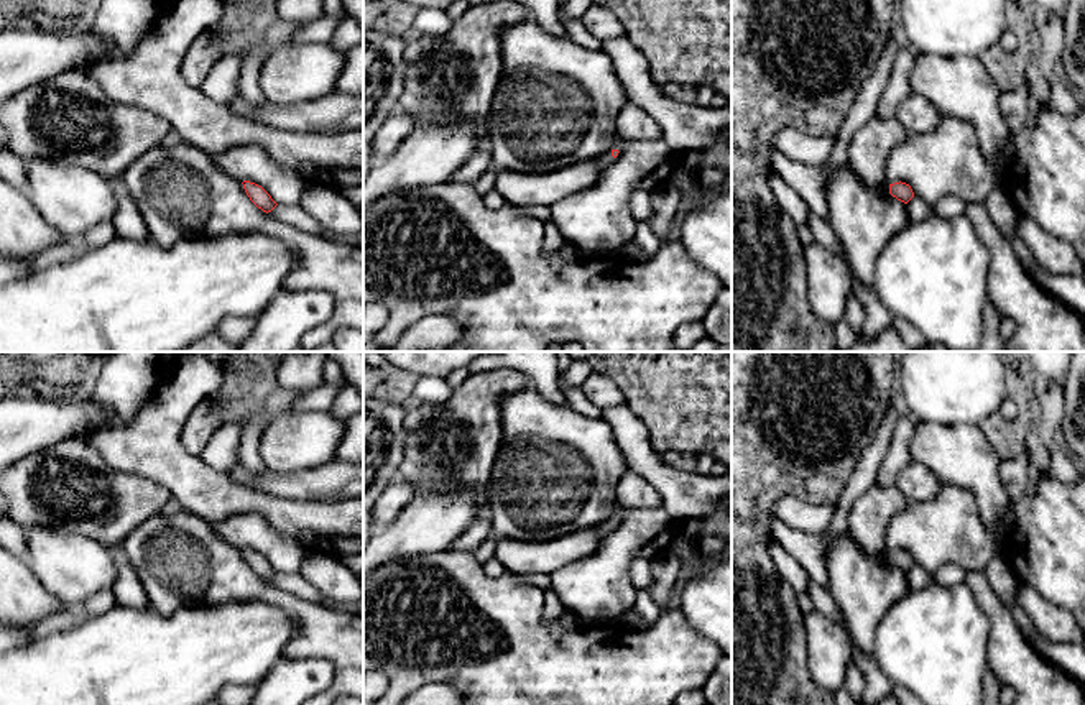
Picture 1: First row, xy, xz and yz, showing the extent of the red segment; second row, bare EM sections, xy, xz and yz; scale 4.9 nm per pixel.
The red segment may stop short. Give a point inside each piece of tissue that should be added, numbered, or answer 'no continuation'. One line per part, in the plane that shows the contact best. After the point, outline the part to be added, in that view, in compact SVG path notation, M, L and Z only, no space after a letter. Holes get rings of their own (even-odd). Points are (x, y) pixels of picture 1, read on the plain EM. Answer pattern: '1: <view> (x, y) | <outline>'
1: xz (520, 557) | M608 519L595 528L580 529L549 541L500 539L495 559L518 577L528 574L551 575L557 569L592 554L598 542L613 529L615 526Z

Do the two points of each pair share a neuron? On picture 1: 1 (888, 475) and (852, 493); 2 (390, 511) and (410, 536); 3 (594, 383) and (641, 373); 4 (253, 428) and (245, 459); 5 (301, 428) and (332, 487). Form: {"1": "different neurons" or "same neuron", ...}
{"1": "different neurons", "2": "different neurons", "3": "different neurons", "4": "same neuron", "5": "different neurons"}

